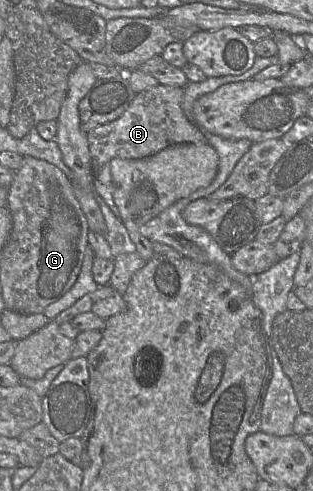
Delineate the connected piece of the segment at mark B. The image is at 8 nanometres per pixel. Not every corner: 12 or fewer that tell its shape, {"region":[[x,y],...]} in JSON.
{"region":[[184,88],[136,94],[87,134],[94,179],[114,158],[208,144],[182,110]]}

